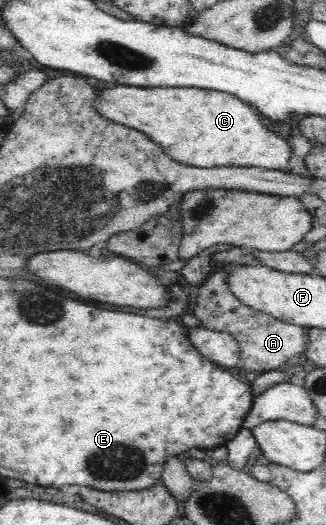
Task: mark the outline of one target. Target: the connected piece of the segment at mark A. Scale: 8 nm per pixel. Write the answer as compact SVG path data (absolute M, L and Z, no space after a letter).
M229 268L215 271L194 289L193 313L205 328L227 332L235 338L241 348L241 367L249 374L262 374L281 369L282 365L295 354L307 348L308 329L296 324L283 323L271 316L264 316L259 310L243 304L232 292L227 279Z

